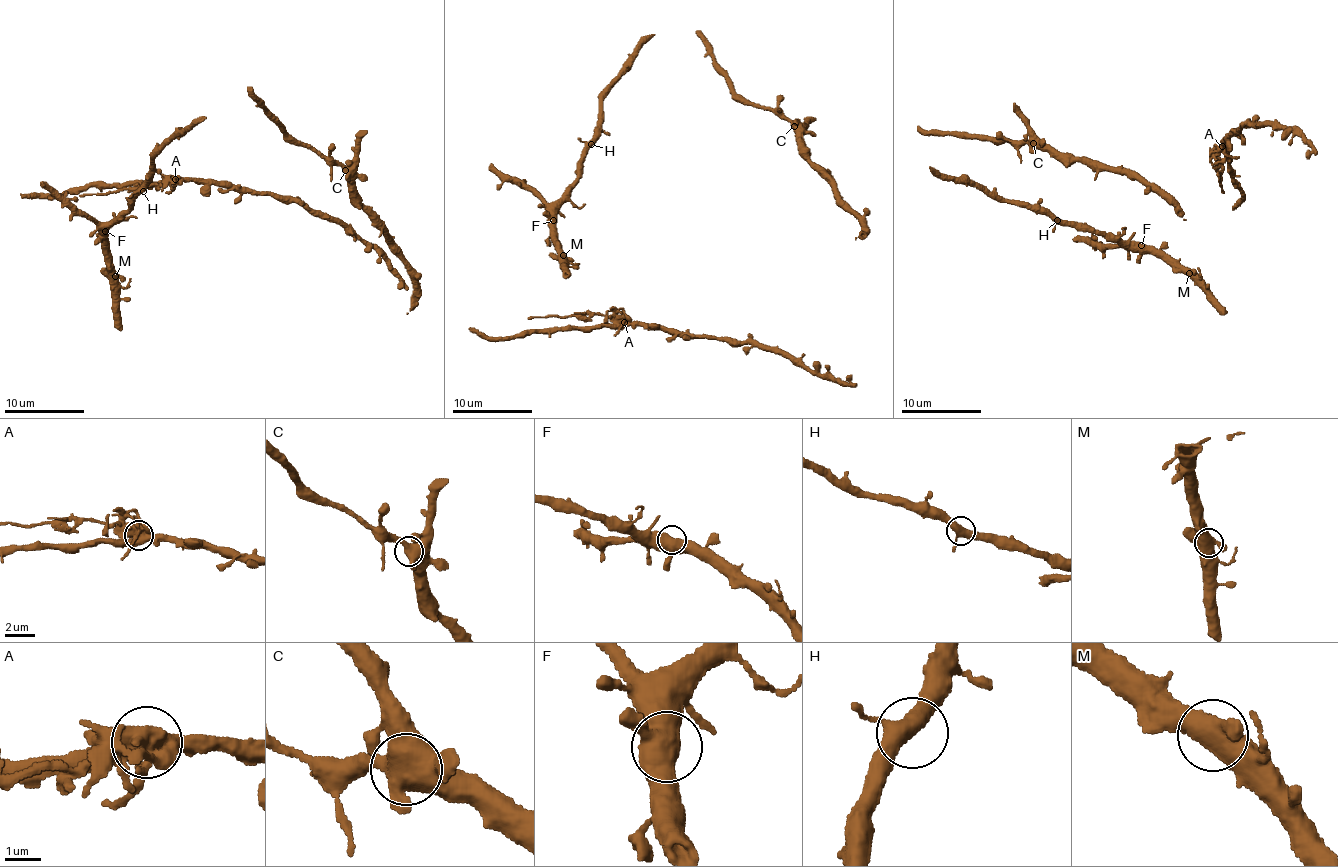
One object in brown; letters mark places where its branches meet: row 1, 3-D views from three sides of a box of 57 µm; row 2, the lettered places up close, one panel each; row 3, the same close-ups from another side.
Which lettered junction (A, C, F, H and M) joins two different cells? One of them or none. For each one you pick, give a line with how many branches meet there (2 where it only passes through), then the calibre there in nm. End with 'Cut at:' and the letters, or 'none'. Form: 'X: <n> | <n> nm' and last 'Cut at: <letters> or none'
A: 5 | 600 nm
Cut at: A

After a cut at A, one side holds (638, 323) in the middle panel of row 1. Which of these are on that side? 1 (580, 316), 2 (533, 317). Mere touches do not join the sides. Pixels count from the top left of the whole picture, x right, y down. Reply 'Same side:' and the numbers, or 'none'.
Same side: none

